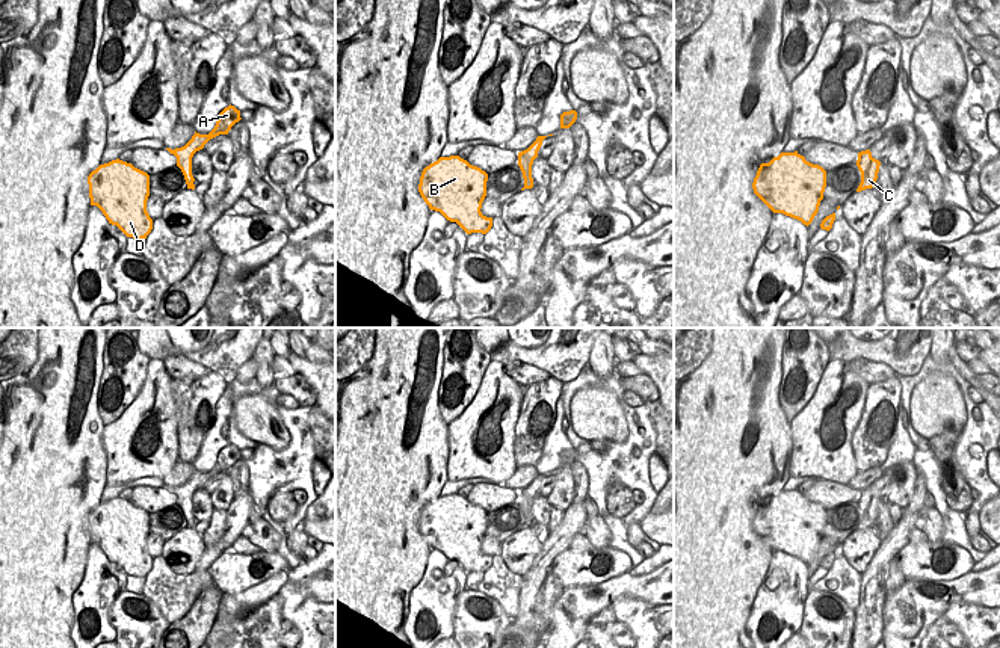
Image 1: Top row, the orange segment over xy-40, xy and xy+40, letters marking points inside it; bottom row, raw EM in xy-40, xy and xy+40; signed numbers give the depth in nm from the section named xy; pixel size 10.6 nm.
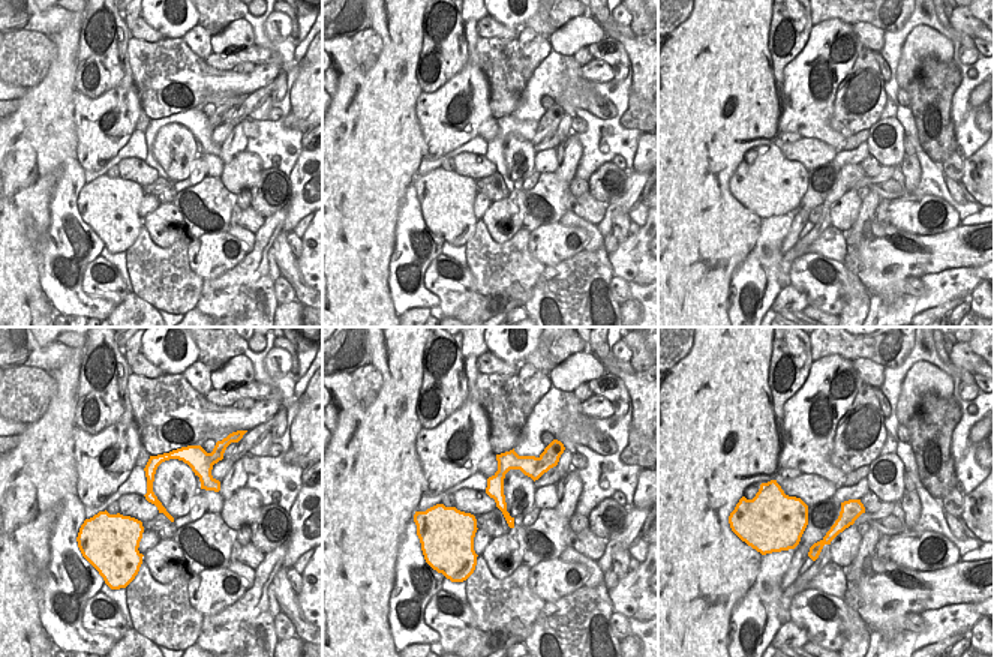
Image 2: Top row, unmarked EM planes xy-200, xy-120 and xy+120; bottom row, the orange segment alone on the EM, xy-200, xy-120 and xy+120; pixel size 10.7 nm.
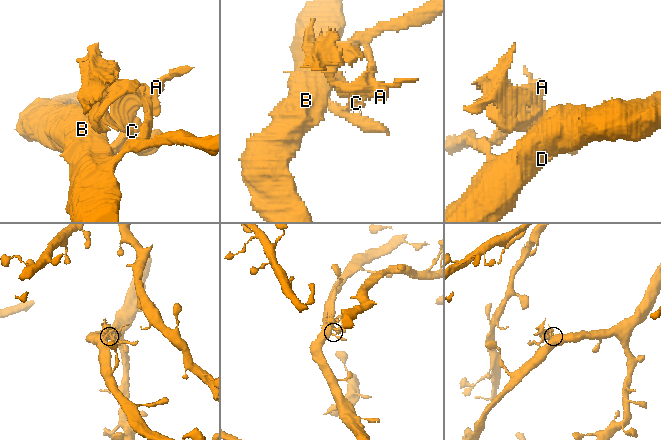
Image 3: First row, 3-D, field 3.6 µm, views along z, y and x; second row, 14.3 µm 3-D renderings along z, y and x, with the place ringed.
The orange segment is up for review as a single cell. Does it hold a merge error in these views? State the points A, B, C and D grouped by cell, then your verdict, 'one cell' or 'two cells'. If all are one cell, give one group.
groups A B C D; one cell

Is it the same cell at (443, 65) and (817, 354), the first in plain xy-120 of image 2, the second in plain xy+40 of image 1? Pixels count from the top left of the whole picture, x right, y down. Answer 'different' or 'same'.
same

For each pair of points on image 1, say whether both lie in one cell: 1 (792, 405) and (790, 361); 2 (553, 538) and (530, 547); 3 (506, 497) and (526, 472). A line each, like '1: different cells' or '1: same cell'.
1: same cell
2: different cells
3: different cells

